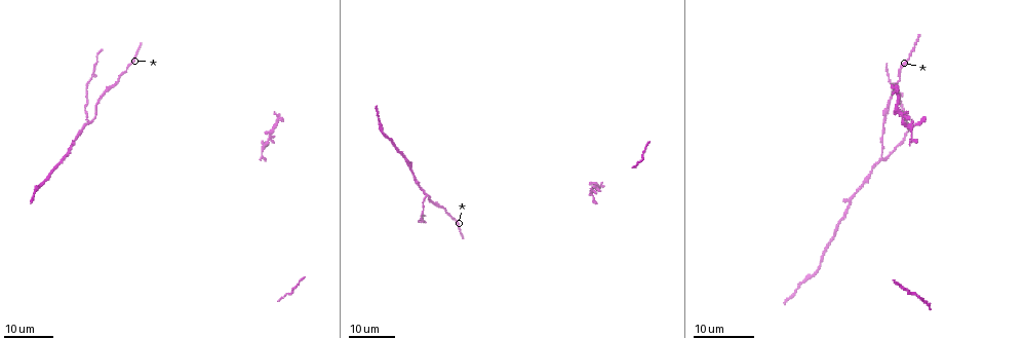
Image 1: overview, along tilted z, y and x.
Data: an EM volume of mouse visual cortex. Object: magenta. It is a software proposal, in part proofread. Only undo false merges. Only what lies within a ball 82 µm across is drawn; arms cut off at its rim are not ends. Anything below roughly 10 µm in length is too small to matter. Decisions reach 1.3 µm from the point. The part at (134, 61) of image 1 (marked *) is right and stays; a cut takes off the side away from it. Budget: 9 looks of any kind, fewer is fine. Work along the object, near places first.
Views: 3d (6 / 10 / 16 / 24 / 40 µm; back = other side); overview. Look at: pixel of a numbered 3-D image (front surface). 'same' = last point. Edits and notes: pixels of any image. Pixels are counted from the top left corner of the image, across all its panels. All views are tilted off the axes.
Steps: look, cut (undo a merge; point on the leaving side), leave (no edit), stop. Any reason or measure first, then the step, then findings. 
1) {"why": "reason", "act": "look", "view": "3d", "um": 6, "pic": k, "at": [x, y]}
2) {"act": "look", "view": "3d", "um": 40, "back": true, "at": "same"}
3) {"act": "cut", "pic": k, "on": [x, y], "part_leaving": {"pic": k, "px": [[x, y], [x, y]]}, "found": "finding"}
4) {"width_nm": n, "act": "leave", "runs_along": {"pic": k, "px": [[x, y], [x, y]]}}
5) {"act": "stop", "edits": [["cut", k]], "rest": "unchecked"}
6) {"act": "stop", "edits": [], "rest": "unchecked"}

{"why": "calibre changes", "act": "look", "view": "3d", "um": 16, "pic": 1, "at": [435, 202]}

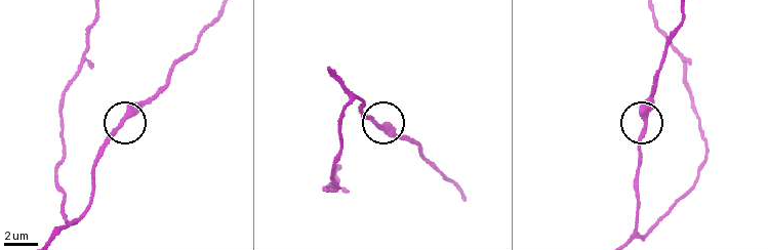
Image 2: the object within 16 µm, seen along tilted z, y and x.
{"act": "look", "view": "3d", "um": 10, "pic": 2, "at": [122, 124]}

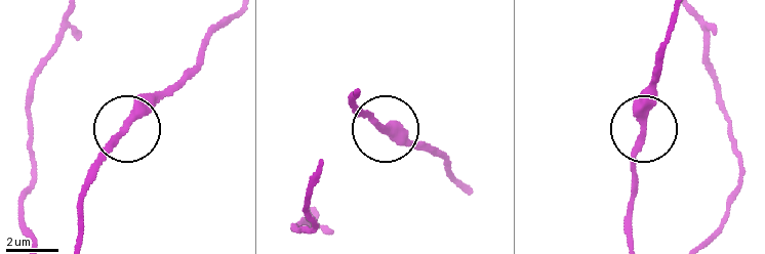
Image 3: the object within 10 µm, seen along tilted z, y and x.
{"act": "leave", "runs_along": {"pic": 3, "px": [[465, 187], [435, 154], [402, 141], [348, 103]]}, "found": "one cell here"}

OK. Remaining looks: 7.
{"why": "sudden change in width", "act": "look", "view": "3d", "um": 24, "pic": 1, "at": [862, 183]}

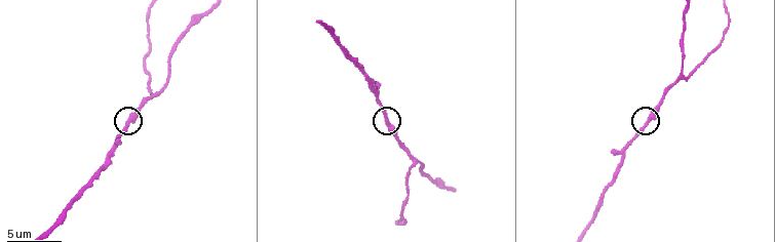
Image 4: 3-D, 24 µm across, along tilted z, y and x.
{"why": "zoom in", "act": "look", "view": "3d", "um": 6, "pic": 4, "at": [388, 124]}

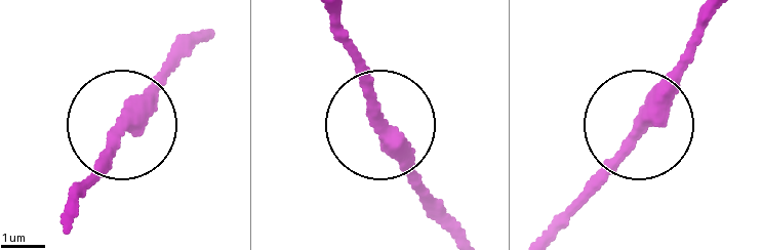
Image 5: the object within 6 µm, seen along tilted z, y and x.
{"width_nm": 330, "act": "leave", "runs_along": {"pic": 5, "px": [[456, 237], [386, 143], [373, 86], [331, 22]]}, "found": "all the same cell"}

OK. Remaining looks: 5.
{"why": "branch point", "act": "look", "view": "3d", "um": 16, "pic": 4, "at": [683, 78]}

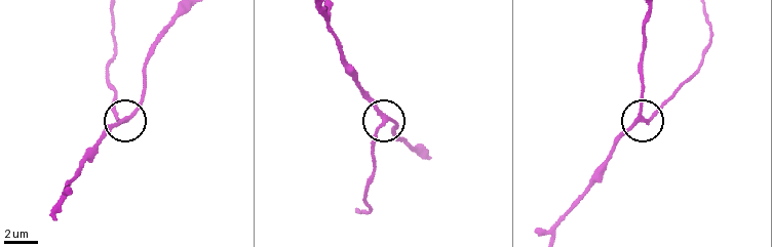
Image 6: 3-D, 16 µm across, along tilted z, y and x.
{"act": "look", "view": "3d", "um": 6, "pic": 6, "at": [640, 117]}

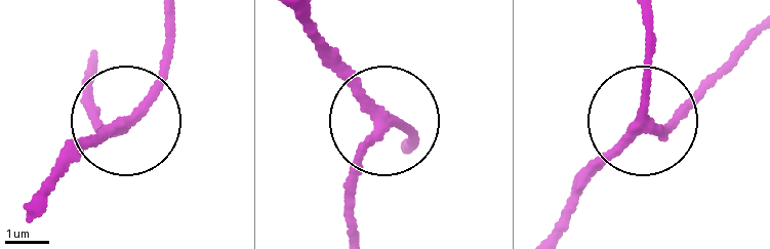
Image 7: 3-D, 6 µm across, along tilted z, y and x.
{"width_nm": 210, "act": "leave", "runs_along": {"pic": 7, "px": [[647, 13], [650, 121], [728, 61]]}, "found": "one cell here"}

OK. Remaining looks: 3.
{"why": "four-way junction", "act": "look", "view": "3d", "um": 24, "pic": 1, "at": [269, 141]}

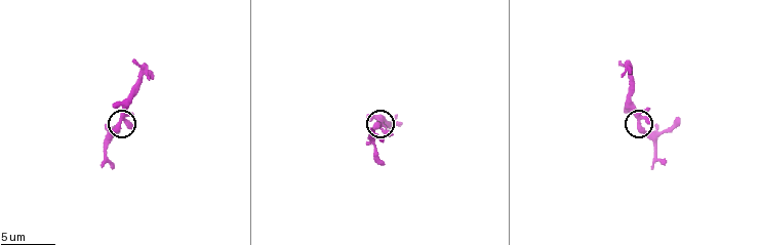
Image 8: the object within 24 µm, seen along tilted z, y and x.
{"act": "look", "view": "3d", "um": 10, "pic": 8, "at": [120, 124]}

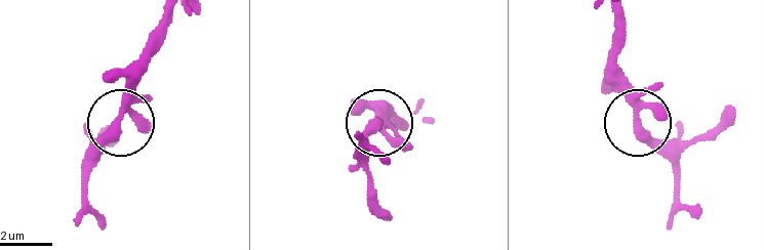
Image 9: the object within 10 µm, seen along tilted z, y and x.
{"width_nm": 310, "act": "leave", "found": "one cell here"}

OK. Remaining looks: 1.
{"act": "stop", "edits": [], "rest": "unchecked"}

